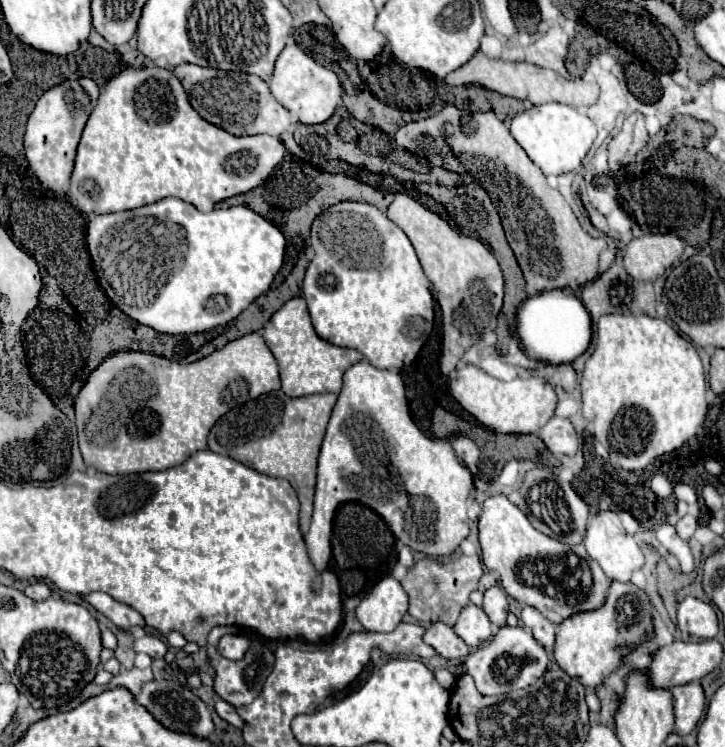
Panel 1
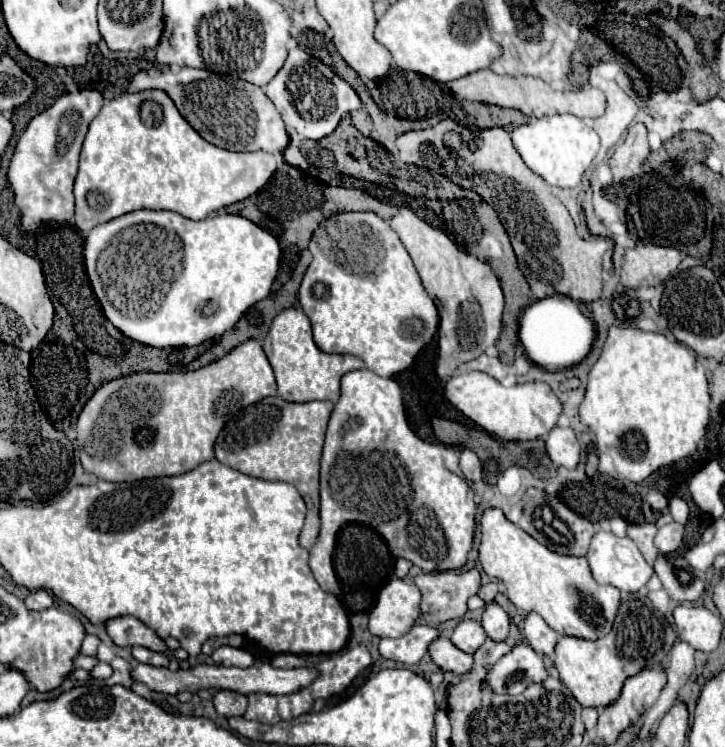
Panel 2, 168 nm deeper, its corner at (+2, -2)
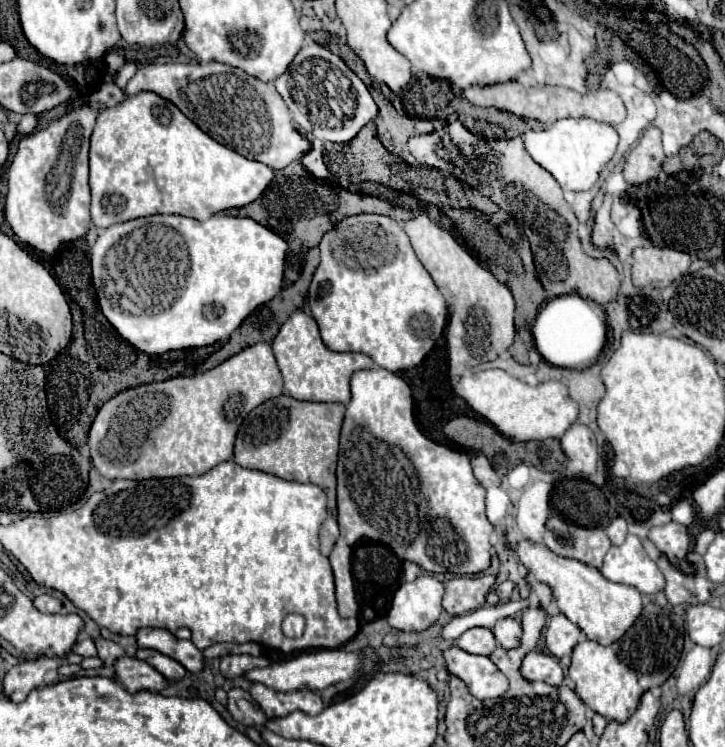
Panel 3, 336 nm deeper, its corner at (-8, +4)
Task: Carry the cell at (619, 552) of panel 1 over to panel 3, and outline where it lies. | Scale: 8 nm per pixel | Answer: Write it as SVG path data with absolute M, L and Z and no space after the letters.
M626 536L624 544L612 546L600 572L610 582L634 586L642 594L658 594L666 584L664 574L656 562L648 558L638 536Z

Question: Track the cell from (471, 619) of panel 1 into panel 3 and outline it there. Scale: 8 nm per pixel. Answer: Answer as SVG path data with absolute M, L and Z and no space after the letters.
M470 628L456 640L456 646L470 654L490 656L490 652L496 648L496 640L488 628Z

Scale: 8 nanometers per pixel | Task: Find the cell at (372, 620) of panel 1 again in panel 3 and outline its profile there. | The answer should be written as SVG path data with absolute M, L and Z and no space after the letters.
M420 576L414 582L402 584L392 600L392 608L388 612L388 624L396 630L404 632L422 632L428 630L432 624L436 624L440 612L442 612L442 596L444 596L444 584L436 580L434 576Z

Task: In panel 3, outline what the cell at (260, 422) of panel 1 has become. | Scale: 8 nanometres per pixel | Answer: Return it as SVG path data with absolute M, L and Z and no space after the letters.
M278 396L262 406L254 408L236 438L234 462L242 468L274 474L282 480L310 482L320 486L328 496L328 518L320 528L320 552L328 556L338 540L336 522L336 462L338 462L338 440L344 420L344 404L324 402L300 402L290 396Z

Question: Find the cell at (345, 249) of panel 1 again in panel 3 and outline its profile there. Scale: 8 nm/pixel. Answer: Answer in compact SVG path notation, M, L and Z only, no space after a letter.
M360 214L344 218L320 242L320 266L310 284L308 304L310 312L320 328L324 344L334 352L362 352L368 354L380 368L400 372L418 366L424 356L434 348L434 342L442 336L448 310L442 294L426 268L414 256L412 244L404 228L378 214Z

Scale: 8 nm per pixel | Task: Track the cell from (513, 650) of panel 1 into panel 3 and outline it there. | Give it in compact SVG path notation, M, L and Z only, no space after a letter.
M530 652L522 662L522 676L526 680L540 680L550 686L562 686L564 674L554 656L544 652Z

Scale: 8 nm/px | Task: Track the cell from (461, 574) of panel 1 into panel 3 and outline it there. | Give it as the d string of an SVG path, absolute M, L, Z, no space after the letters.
M488 574L478 576L454 576L454 580L446 582L444 594L444 610L452 616L462 616L486 604L486 594L492 590L496 578Z

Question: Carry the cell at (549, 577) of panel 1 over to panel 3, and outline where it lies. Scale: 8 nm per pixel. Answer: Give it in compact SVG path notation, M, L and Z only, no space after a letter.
M524 540L518 544L516 554L520 562L528 568L528 574L534 576L540 582L546 582L552 586L558 610L574 622L590 640L610 646L614 640L618 640L642 614L642 594L626 584L616 584L606 580L600 570L582 564L578 560L560 558L558 554L550 552L544 544L536 544L530 540Z

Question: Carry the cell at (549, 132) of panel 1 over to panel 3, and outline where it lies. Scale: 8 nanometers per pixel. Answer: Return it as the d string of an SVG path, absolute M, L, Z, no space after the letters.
M566 118L538 132L524 132L522 142L528 154L548 170L564 190L586 192L596 184L600 172L612 160L618 146L618 132L616 126L590 118Z

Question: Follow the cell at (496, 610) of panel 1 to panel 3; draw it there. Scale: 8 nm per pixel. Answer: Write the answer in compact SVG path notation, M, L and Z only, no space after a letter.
M504 618L494 626L494 638L502 648L518 648L522 626L514 618Z

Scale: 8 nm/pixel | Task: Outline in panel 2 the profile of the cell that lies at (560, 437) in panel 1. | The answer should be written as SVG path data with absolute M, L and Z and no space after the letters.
M556 426L550 430L546 436L546 452L554 466L564 466L564 468L576 468L580 460L580 444L572 428L562 428Z

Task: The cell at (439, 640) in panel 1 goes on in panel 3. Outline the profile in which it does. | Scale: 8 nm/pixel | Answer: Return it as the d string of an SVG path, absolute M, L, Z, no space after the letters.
M452 646L444 652L444 660L448 672L460 678L474 698L498 698L508 690L506 676L488 656L474 656L460 650L458 646Z

